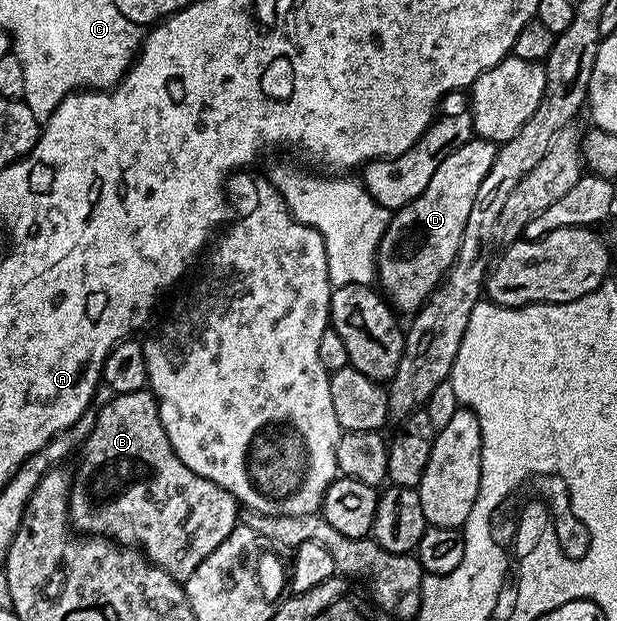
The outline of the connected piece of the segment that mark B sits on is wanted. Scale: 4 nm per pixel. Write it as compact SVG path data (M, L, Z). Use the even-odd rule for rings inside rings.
M146 388L139 392L113 394L100 409L97 419L93 422L93 431L85 438L85 447L81 450L77 471L74 469L71 474L69 487L70 523L74 531L80 532L82 535L100 536L120 545L131 546L140 550L149 561L154 562L159 568L163 568L174 580L184 583L185 579L191 576L191 572L195 572L195 568L199 568L201 561L207 556L211 556L211 552L215 552L215 548L219 548L219 544L223 544L223 540L227 540L227 536L231 536L231 532L239 524L239 503L237 499L231 496L231 492L227 492L223 488L219 488L219 484L191 472L191 468L187 468L187 464L183 464L183 460L179 460L179 456L175 456L175 448L171 448L171 440L167 440L163 420L159 420L157 398L153 395L152 390Z

